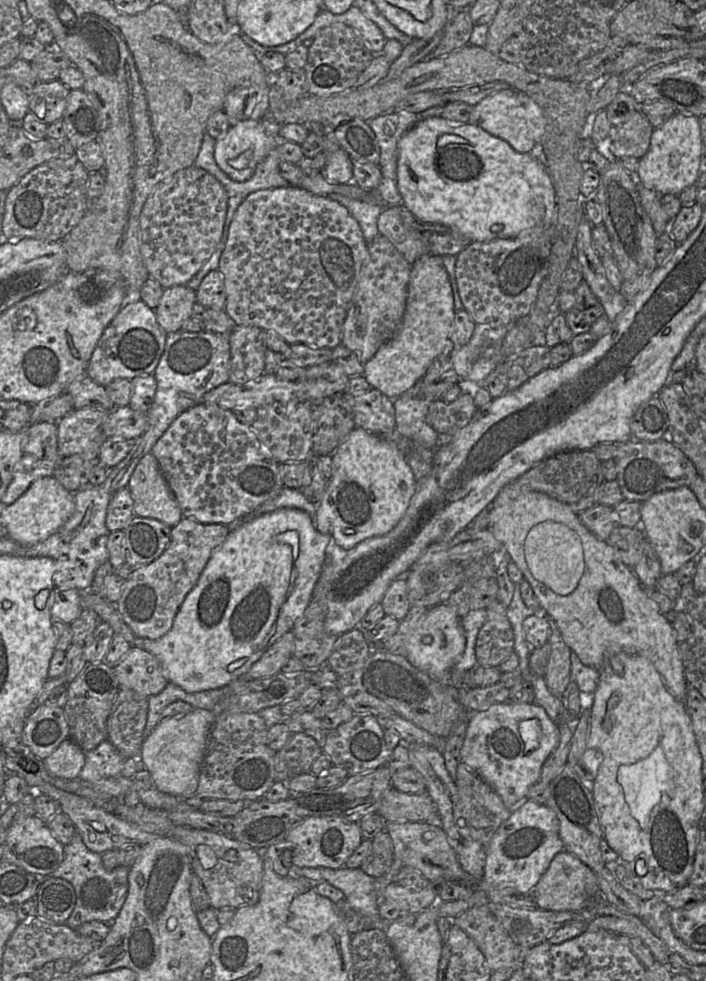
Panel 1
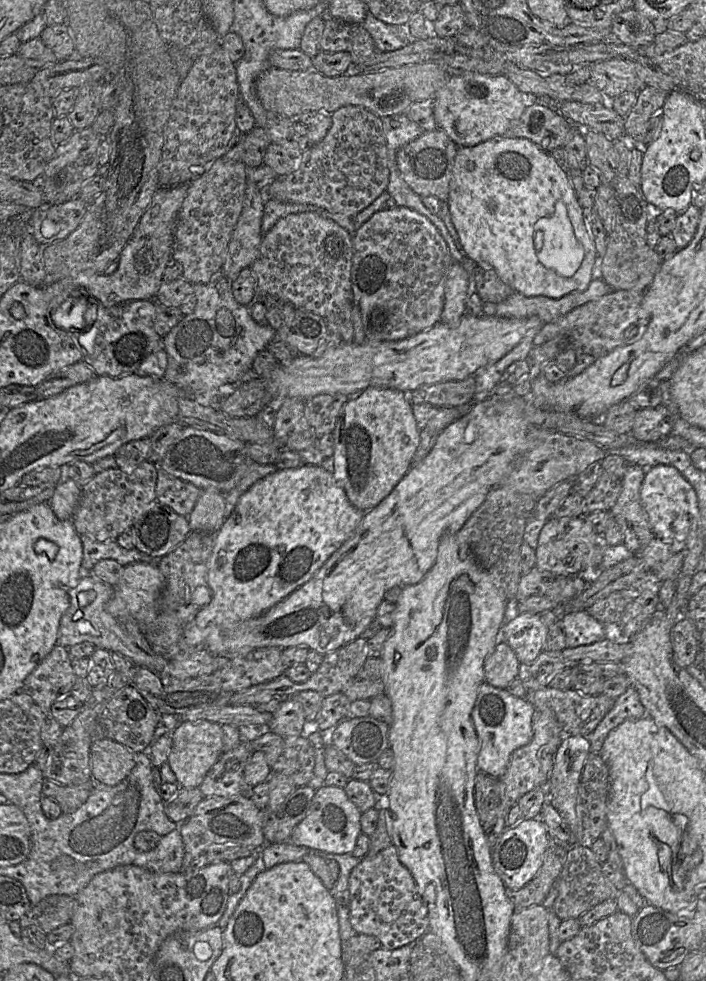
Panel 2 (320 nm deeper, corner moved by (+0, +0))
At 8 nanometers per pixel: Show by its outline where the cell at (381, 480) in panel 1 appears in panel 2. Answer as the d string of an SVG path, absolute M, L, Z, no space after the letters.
M370 387L343 407L332 434L334 454L330 460L332 473L344 489L350 503L362 512L377 507L411 468L413 455L420 444L421 430L417 426L409 394L397 389Z

